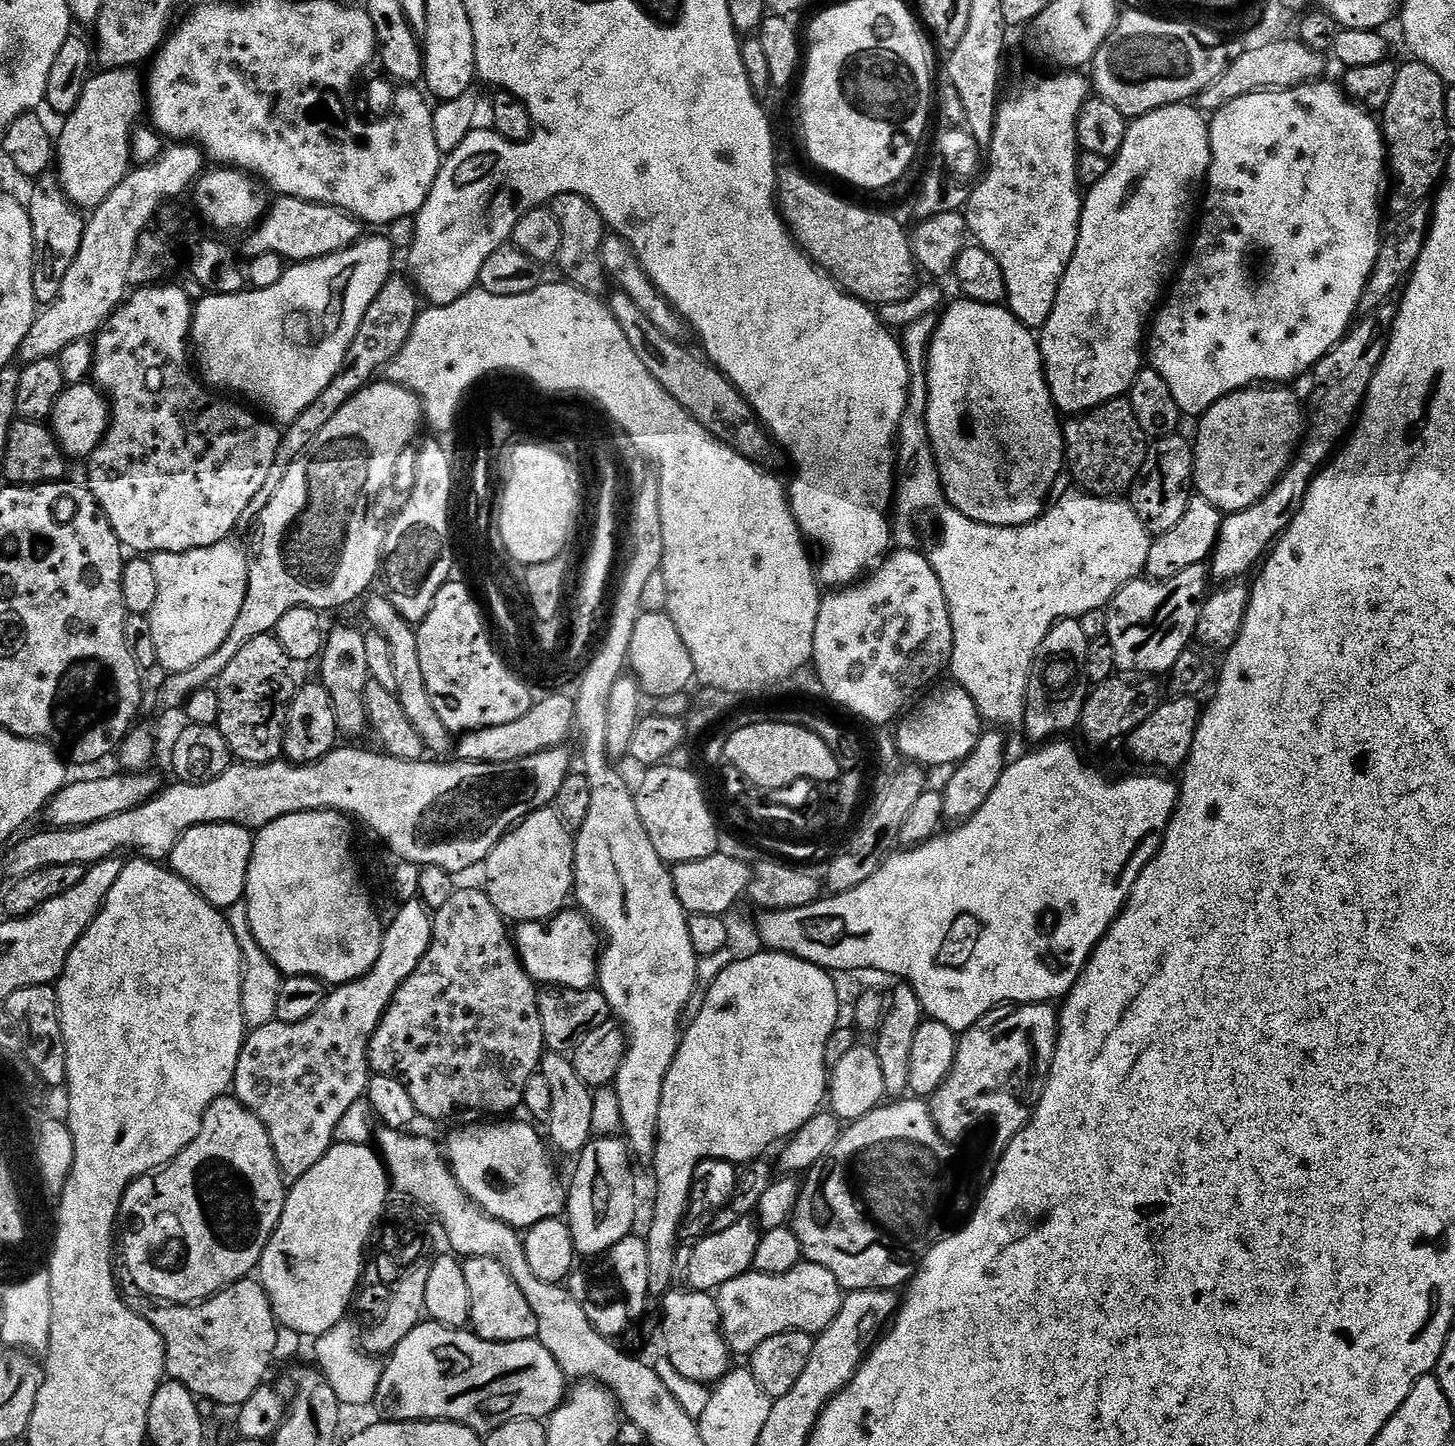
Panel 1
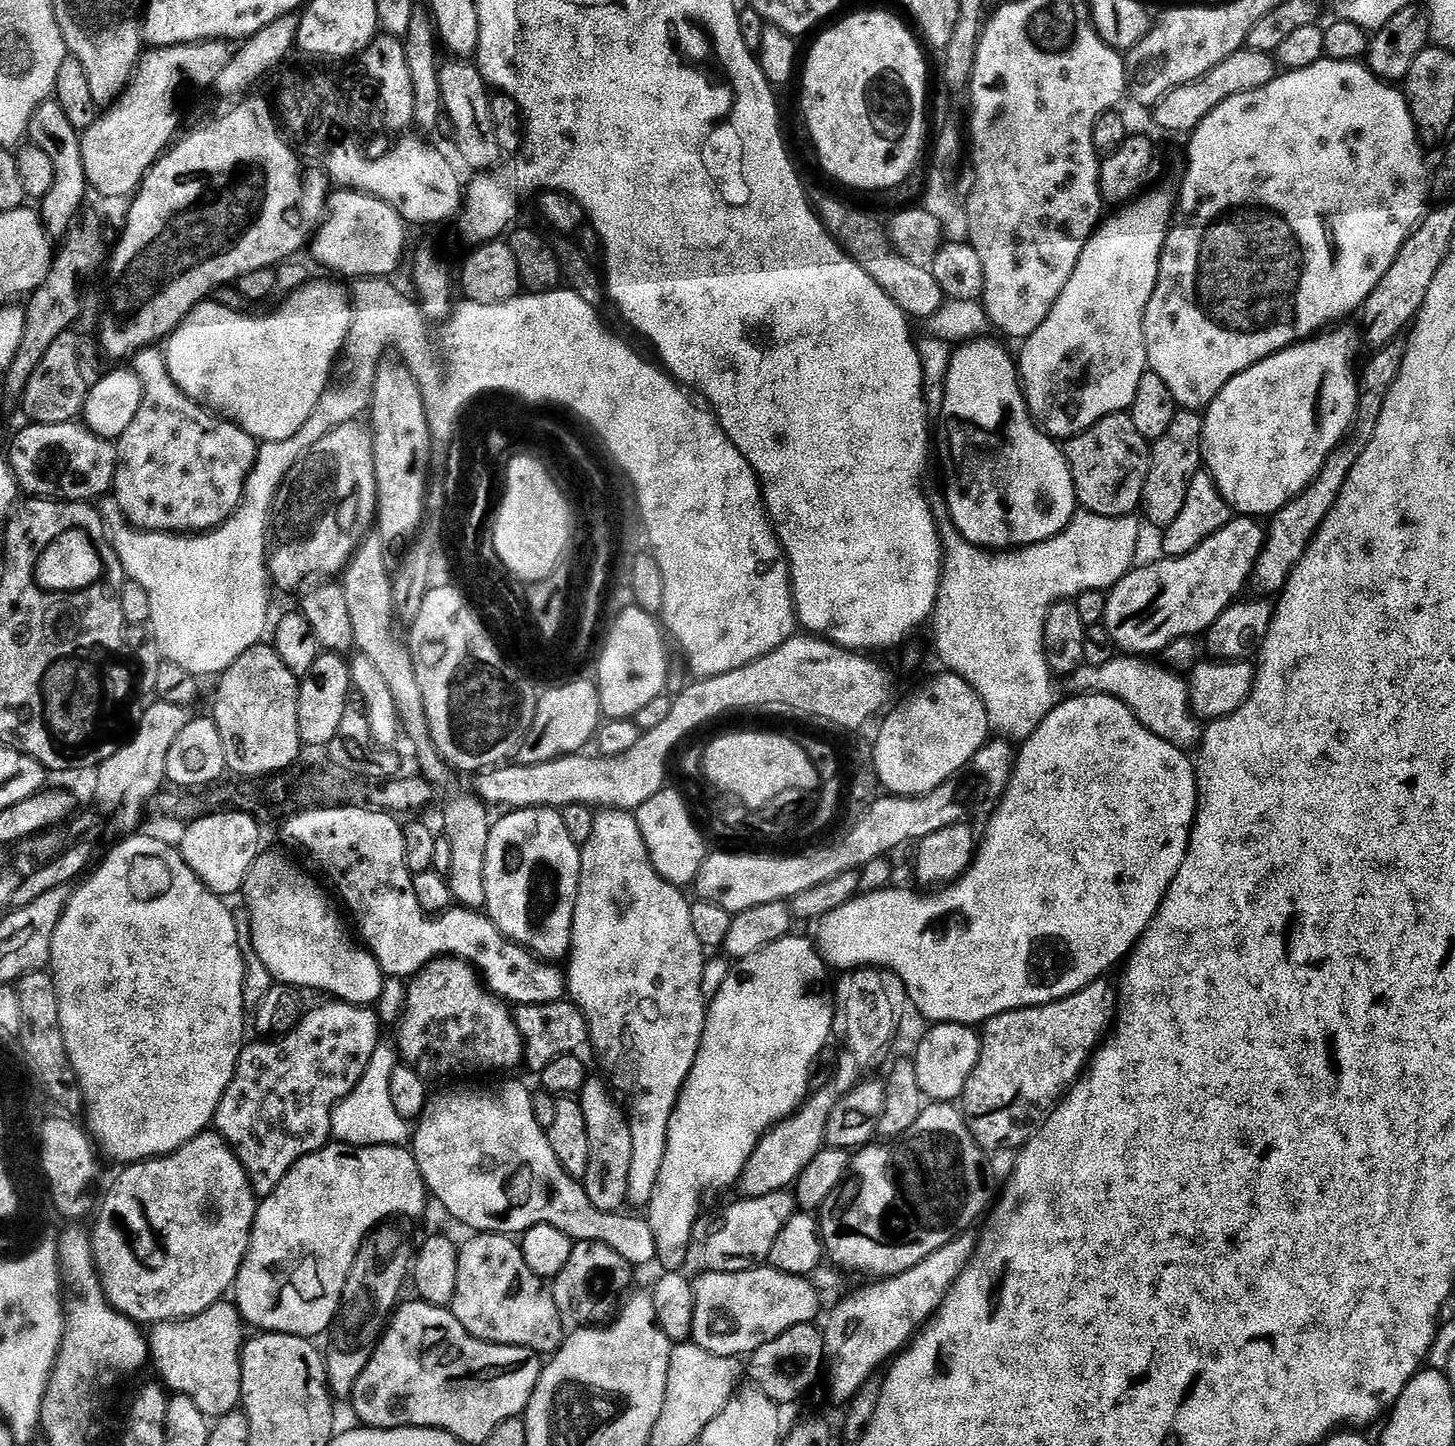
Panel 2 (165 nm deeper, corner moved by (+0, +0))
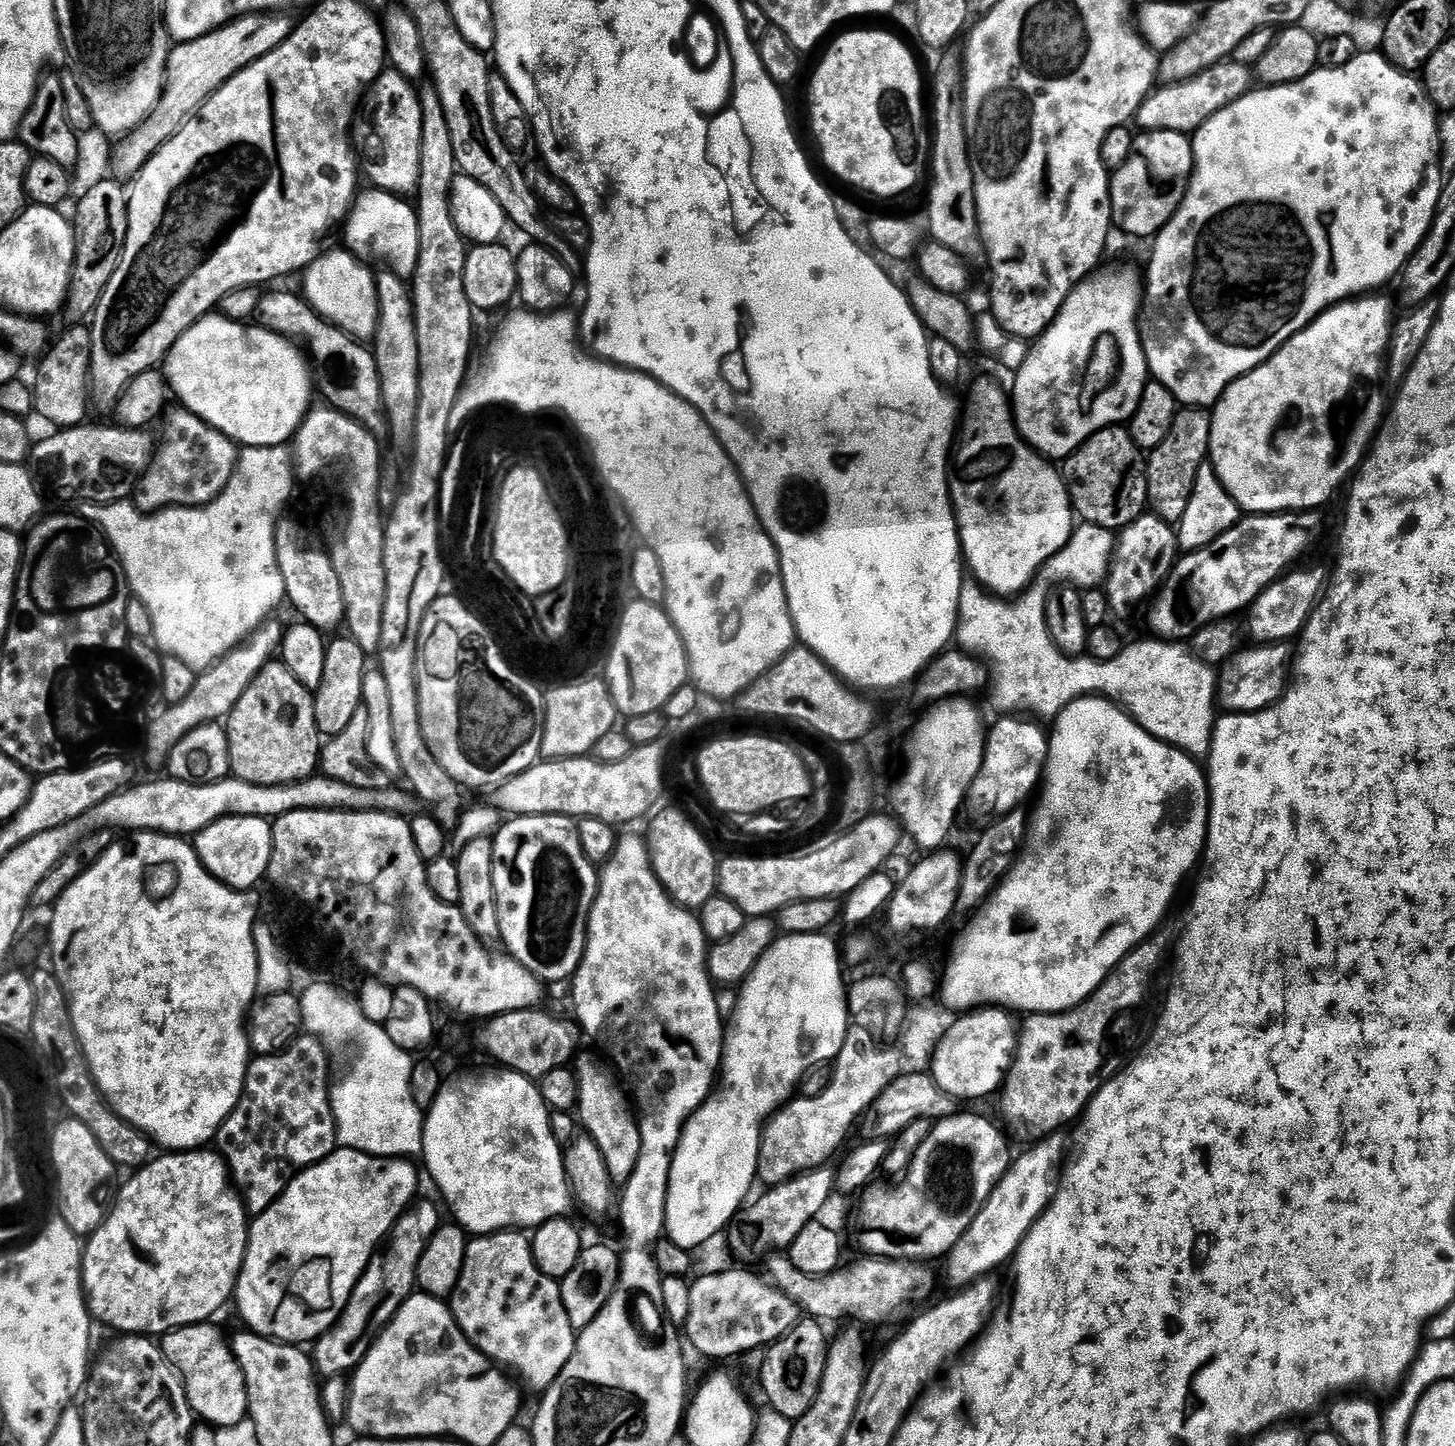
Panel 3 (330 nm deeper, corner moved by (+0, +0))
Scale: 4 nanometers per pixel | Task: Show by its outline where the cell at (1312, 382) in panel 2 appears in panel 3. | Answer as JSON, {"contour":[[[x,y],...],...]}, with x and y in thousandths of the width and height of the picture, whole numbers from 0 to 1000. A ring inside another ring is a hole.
{"contour":[[[935,203],[931,206],[922,207],[920,210],[916,210],[915,213],[910,214],[897,227],[894,227],[893,230],[882,236],[869,251],[865,252],[862,256],[859,256],[856,259],[852,260],[839,272],[838,276],[832,283],[833,294],[830,304],[830,317],[837,328],[840,336],[843,336],[845,344],[848,344],[849,349],[856,355],[896,354],[897,353],[909,352],[909,349],[921,337],[923,338],[927,330],[937,320],[942,312],[942,308],[949,295],[950,288],[953,285],[953,277],[951,279],[951,274],[948,272],[948,257],[951,256],[951,252],[953,252],[953,247],[955,246],[955,235],[957,233],[958,223],[956,209],[951,205],[946,204],[948,203]]]}

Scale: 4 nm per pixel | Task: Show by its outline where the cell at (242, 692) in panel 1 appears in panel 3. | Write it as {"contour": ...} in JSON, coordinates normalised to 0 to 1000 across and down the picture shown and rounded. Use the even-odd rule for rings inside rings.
{"contour":[[[185,458],[170,472],[170,476],[164,483],[162,488],[155,496],[158,534],[163,539],[175,541],[177,544],[201,542],[203,539],[211,539],[218,533],[221,526],[221,507],[216,497],[215,479],[209,475],[205,467],[203,467],[195,458]]]}

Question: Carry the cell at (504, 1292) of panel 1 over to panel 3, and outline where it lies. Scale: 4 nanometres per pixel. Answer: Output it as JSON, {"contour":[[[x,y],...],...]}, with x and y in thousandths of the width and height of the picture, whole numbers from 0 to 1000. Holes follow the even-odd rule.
{"contour":[[[357,851],[330,853],[321,858],[319,875],[309,896],[309,907],[313,918],[320,927],[322,927],[337,943],[339,941],[341,943],[353,946],[369,964],[373,963],[382,955],[396,934],[397,924],[386,903],[384,887],[370,878],[364,855]]]}

